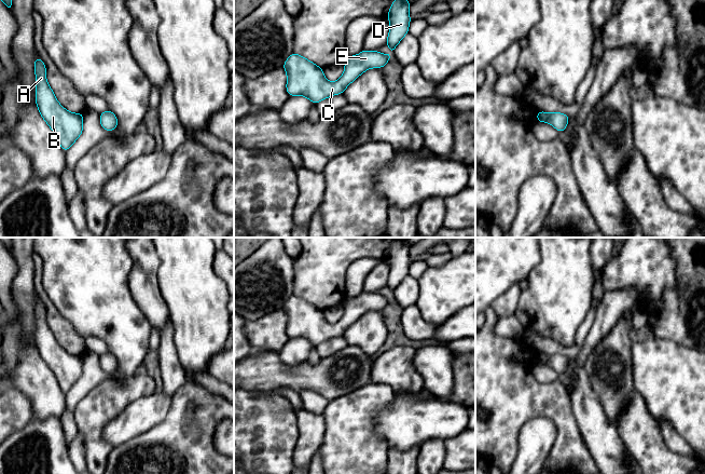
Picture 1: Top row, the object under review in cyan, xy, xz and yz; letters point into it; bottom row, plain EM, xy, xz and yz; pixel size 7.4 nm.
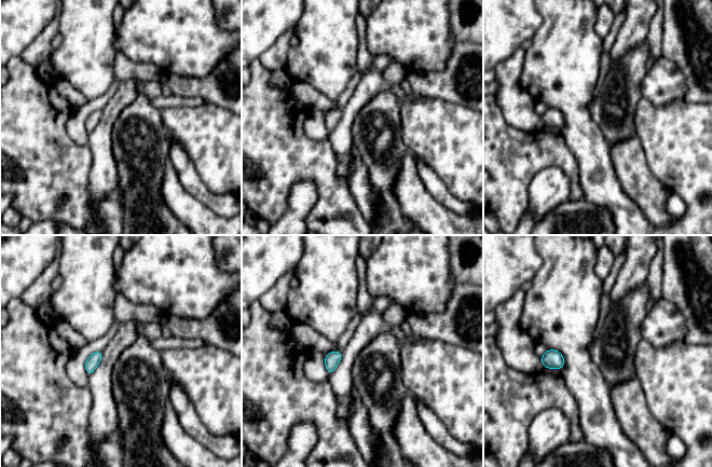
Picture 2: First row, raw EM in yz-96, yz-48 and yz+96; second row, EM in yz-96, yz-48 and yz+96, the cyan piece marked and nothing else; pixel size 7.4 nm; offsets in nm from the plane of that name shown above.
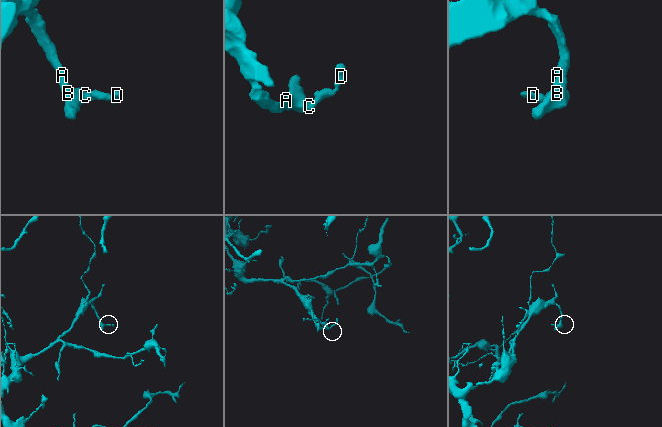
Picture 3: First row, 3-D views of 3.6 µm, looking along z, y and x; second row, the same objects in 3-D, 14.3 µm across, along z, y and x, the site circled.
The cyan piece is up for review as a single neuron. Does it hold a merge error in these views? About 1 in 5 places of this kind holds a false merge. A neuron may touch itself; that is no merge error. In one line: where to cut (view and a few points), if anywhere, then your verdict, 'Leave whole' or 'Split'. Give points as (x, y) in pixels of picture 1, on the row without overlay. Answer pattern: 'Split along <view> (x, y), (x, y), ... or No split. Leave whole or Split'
No split. Leave whole

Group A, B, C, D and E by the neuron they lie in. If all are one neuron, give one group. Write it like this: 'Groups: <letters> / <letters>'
Groups: A B C D E

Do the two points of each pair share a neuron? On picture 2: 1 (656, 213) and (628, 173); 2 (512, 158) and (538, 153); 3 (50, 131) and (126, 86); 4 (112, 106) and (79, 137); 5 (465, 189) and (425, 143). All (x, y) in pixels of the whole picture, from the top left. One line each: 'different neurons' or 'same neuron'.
1: same neuron
2: same neuron
3: different neurons
4: different neurons
5: same neuron

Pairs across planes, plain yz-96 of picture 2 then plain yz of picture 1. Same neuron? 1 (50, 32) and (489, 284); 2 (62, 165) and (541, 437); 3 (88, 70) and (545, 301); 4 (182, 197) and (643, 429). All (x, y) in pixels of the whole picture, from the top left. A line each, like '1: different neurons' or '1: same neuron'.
1: different neurons
2: different neurons
3: same neuron
4: same neuron

